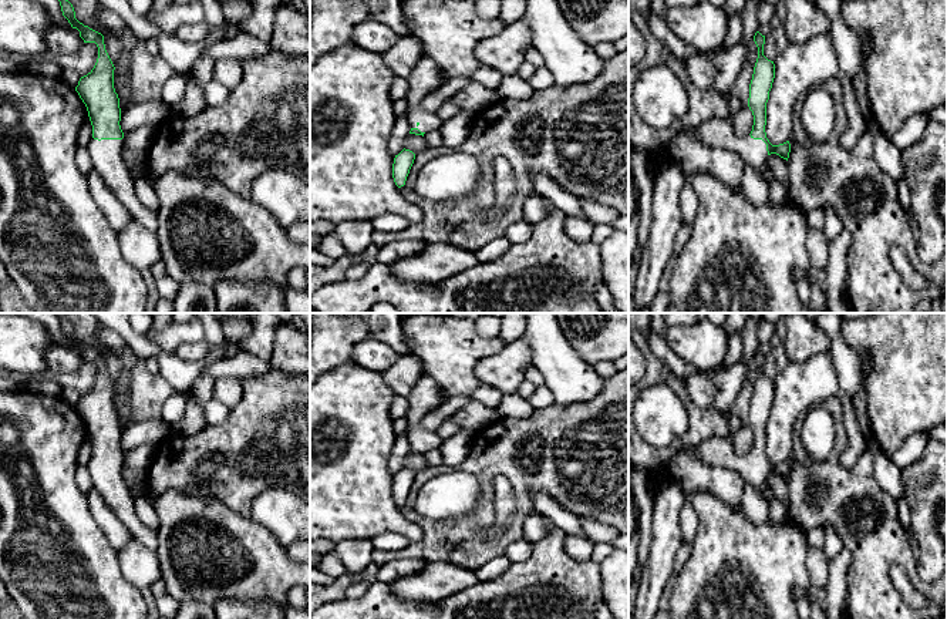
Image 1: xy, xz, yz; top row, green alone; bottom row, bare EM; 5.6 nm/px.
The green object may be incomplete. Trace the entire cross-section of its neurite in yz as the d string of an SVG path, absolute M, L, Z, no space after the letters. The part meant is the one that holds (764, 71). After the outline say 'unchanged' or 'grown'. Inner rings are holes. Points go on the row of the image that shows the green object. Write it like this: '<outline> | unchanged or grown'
M756 31L754 41L758 47L758 58L754 67L748 98L748 107L754 115L751 134L739 138L735 135L728 120L711 118L697 128L697 137L704 145L737 152L745 164L769 184L771 175L765 169L768 157L776 154L788 161L791 144L786 141L779 145L772 145L766 138L766 102L775 78L775 64L764 55L765 36Z | grown

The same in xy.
M68 0L58 1L63 16L73 28L80 31L84 43L95 43L98 47L94 68L81 77L75 87L92 125L92 138L85 148L90 152L94 169L131 216L149 232L156 232L158 215L139 202L134 189L134 179L122 159L124 132L119 125L119 98L114 88L115 67L105 50L104 36L78 21Z | grown

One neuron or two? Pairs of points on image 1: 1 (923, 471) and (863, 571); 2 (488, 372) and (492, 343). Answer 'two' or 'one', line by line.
1: two
2: two

